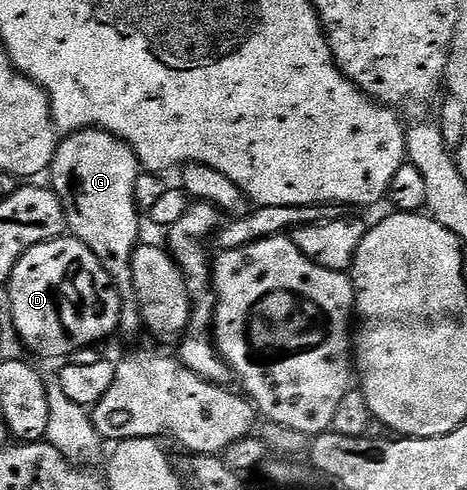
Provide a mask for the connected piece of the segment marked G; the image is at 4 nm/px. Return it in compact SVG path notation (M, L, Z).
M100 128L76 130L62 137L51 167L51 189L61 197L68 233L95 252L119 292L126 315L138 313L133 254L139 245L142 215L135 200L135 180L142 172L133 147Z

